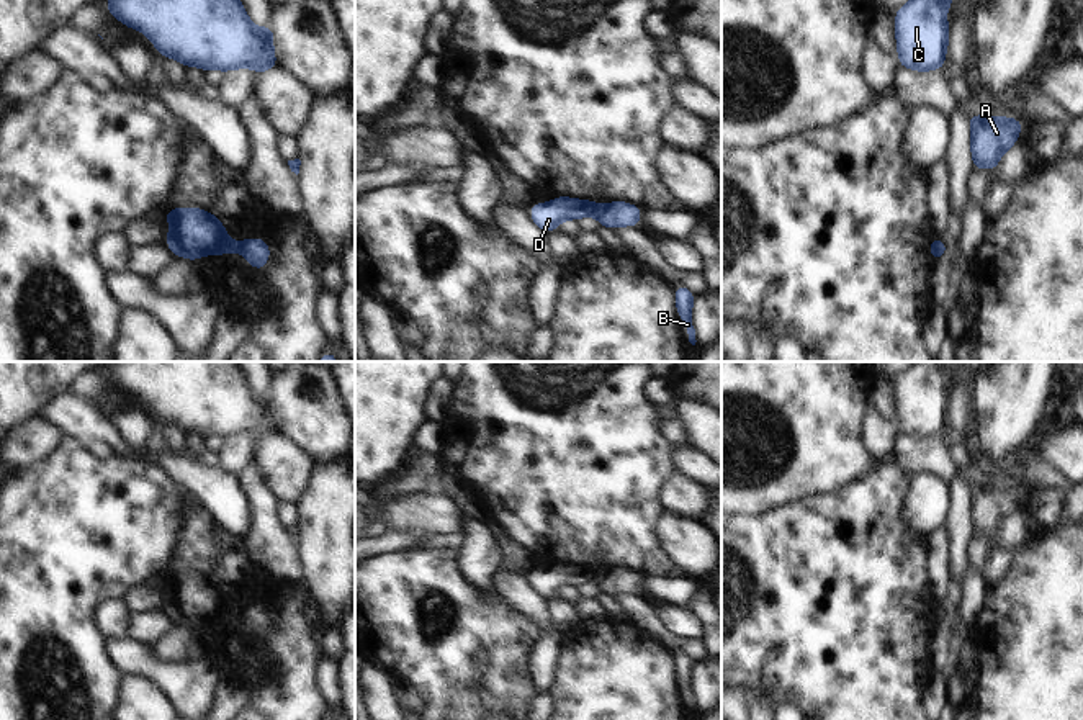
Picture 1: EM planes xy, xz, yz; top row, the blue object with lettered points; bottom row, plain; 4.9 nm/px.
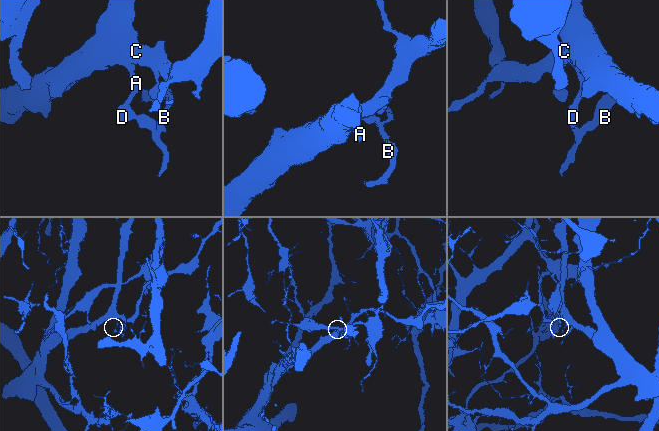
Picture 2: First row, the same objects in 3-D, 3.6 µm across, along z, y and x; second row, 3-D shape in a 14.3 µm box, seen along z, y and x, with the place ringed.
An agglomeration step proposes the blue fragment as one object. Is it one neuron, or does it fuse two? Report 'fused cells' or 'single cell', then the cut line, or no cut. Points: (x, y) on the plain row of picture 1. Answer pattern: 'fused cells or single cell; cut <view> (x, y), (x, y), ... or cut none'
fused cells; cut xy (229, 609), (226, 619)

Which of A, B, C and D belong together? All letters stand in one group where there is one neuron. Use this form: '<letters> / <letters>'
A C D / B

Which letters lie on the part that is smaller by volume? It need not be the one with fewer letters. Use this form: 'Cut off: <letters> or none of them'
Cut off: B

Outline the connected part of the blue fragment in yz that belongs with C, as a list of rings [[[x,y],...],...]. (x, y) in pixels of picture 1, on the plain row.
[[[913,362],[893,381],[900,434],[918,439],[942,437],[949,412],[946,376],[955,373],[950,363]]]

